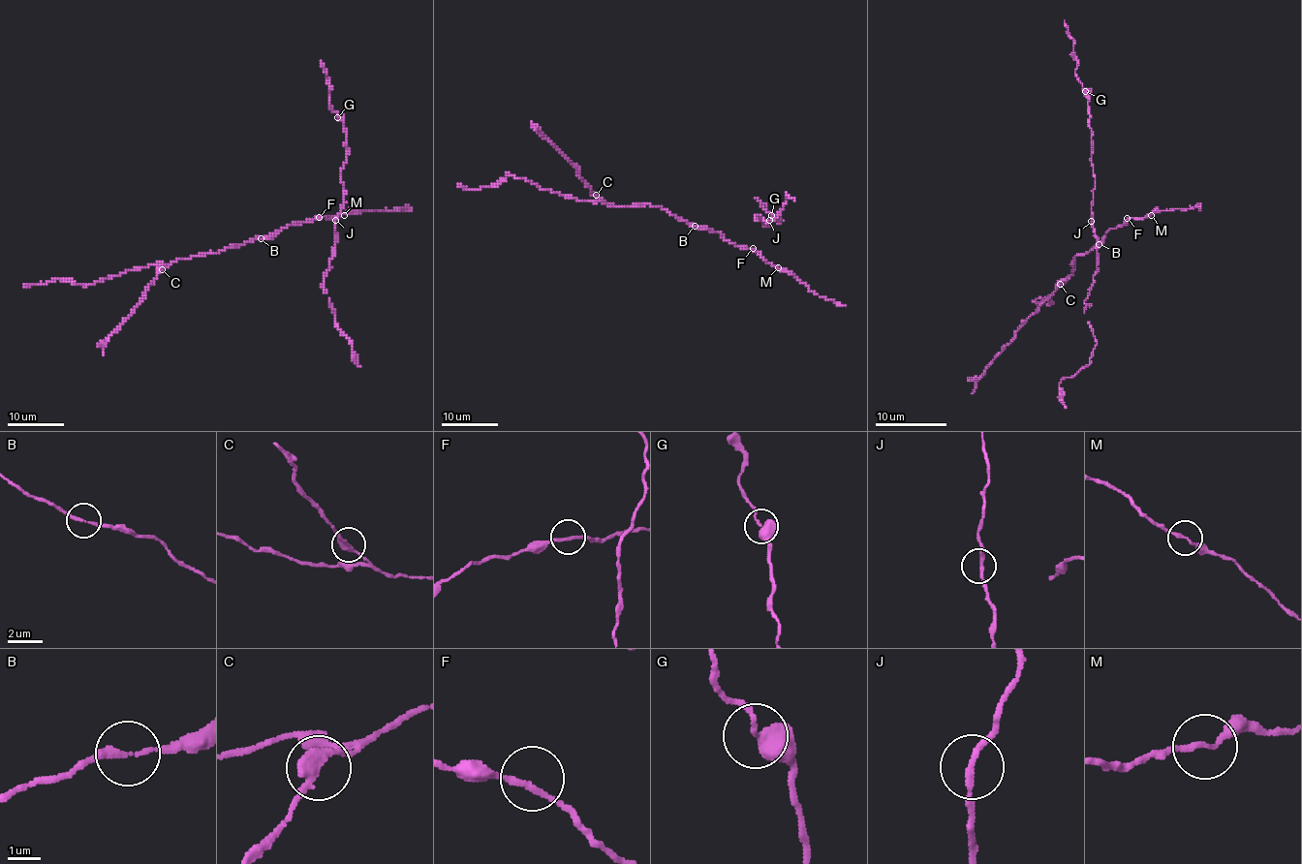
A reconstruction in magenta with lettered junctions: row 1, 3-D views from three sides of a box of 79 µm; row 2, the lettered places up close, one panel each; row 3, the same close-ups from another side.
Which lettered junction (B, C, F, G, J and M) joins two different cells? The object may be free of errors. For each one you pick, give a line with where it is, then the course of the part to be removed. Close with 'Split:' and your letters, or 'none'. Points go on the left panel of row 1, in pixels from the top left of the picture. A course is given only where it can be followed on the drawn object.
C: at (162, 269); foreign part runs (162, 269), (143, 293), (143, 299), (109, 337), (103, 355)
Split: C

